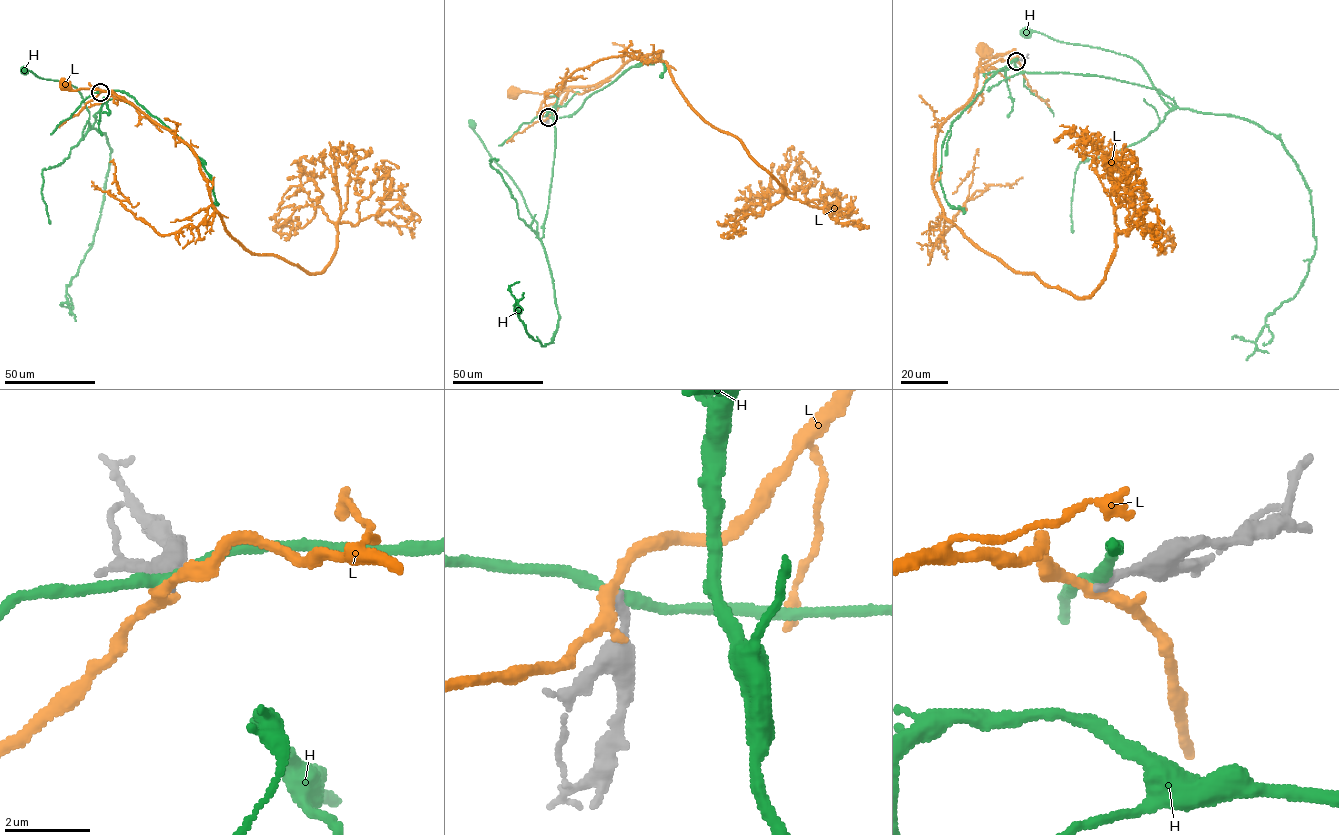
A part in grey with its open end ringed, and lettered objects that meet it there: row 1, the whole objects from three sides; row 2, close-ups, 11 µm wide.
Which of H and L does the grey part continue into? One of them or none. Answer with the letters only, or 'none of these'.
none of these

